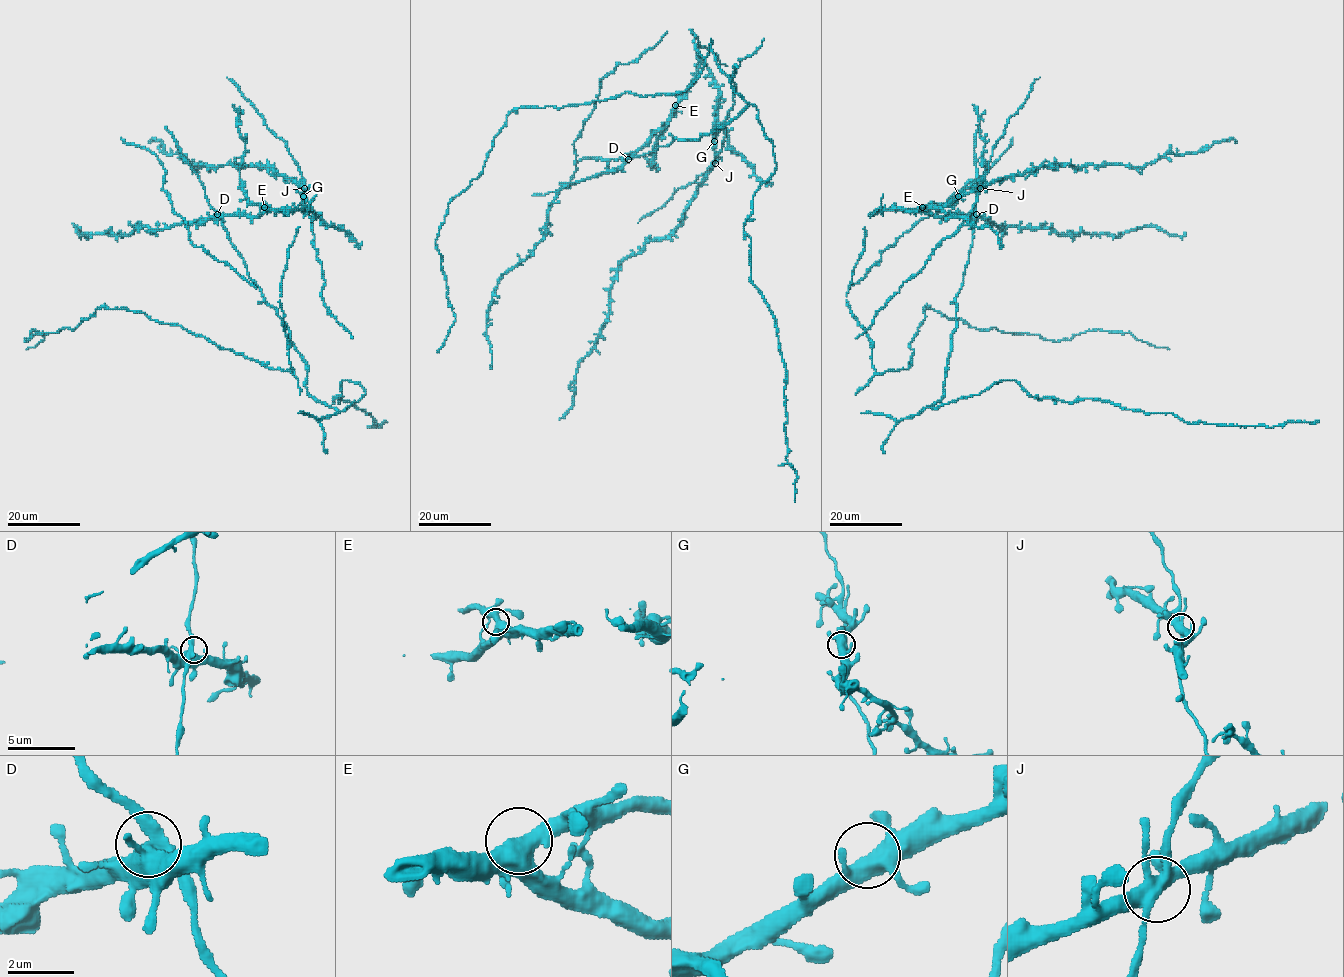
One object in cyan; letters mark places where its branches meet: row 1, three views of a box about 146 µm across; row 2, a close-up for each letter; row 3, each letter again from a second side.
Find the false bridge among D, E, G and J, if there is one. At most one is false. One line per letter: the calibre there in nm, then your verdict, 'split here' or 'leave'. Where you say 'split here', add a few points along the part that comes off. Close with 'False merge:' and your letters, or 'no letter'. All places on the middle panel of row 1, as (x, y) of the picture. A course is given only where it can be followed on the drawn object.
D: 440 nm thick; leave
E: 460 nm thick; leave
G: 440 nm thick; leave
J: 440 nm thick; leave
False merge: no letter

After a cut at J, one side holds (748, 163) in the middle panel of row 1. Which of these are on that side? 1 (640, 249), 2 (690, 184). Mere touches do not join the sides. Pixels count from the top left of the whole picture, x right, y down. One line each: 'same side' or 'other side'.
1: same side
2: other side

